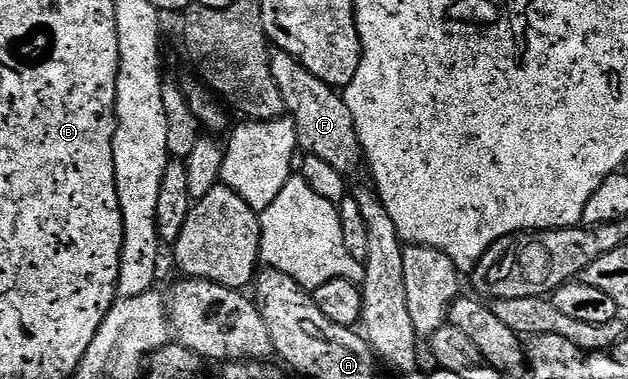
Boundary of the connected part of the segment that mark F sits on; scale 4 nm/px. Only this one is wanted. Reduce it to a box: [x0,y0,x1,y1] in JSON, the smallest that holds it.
[270,50,365,174]

